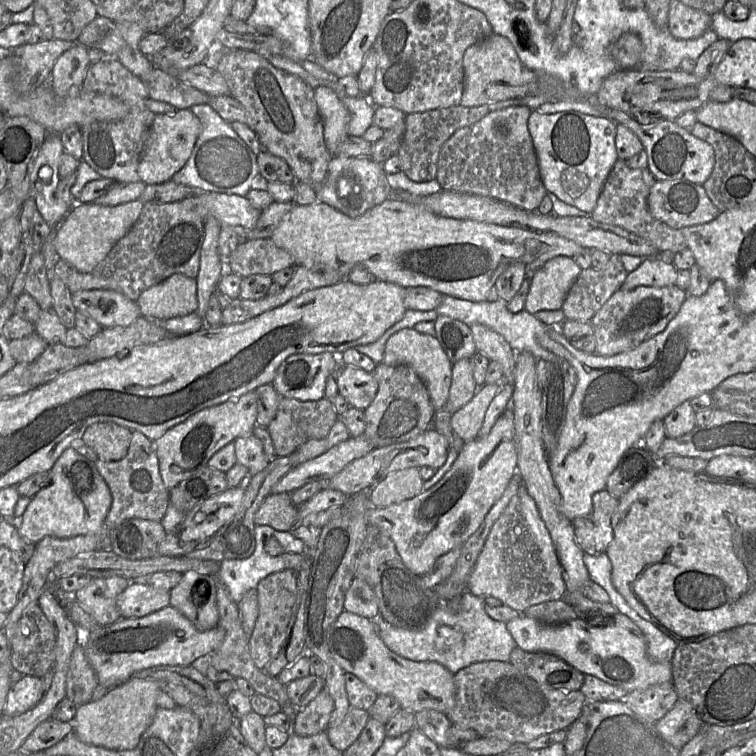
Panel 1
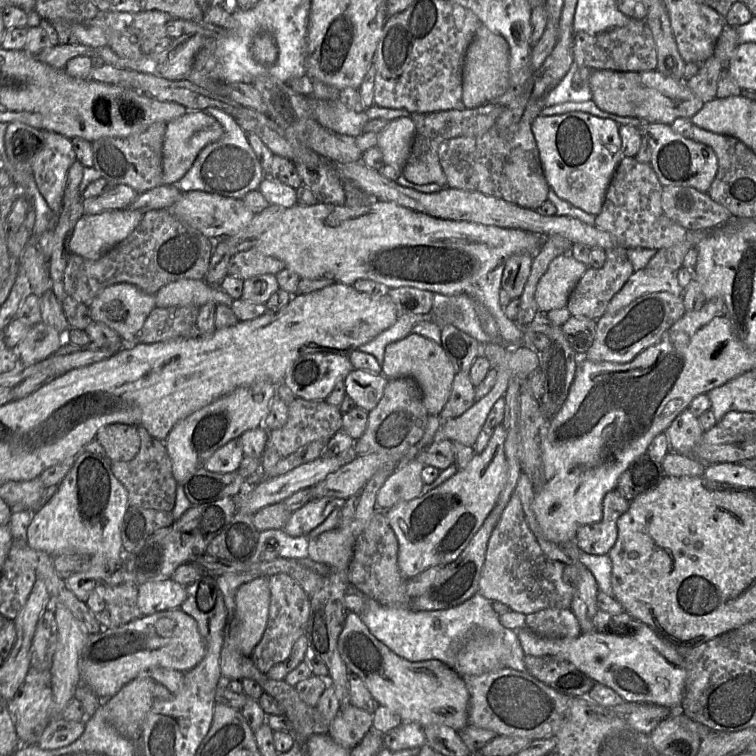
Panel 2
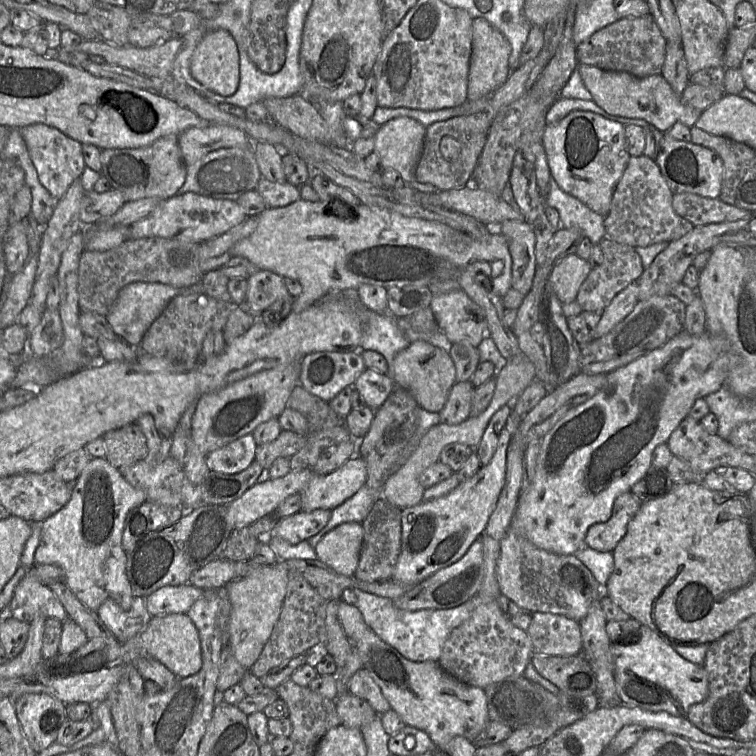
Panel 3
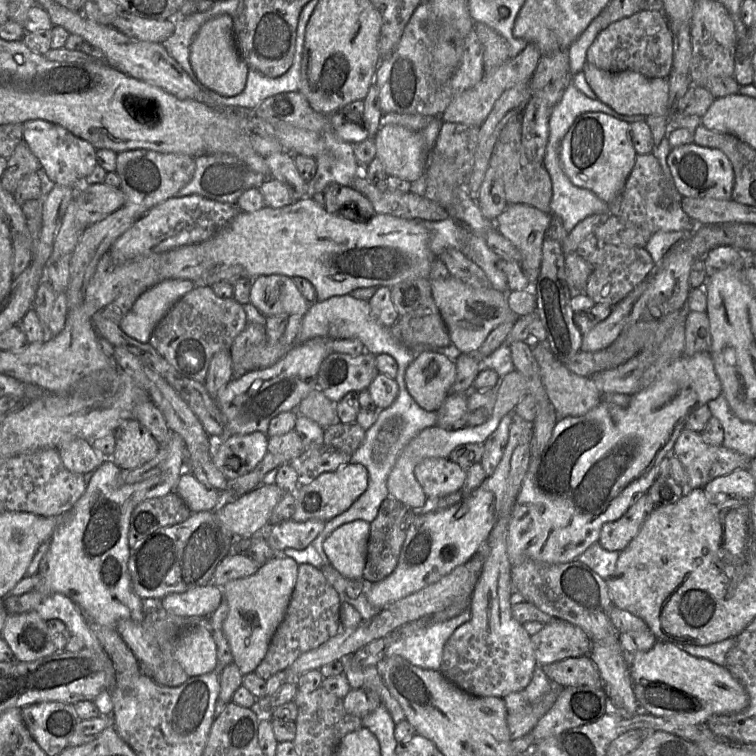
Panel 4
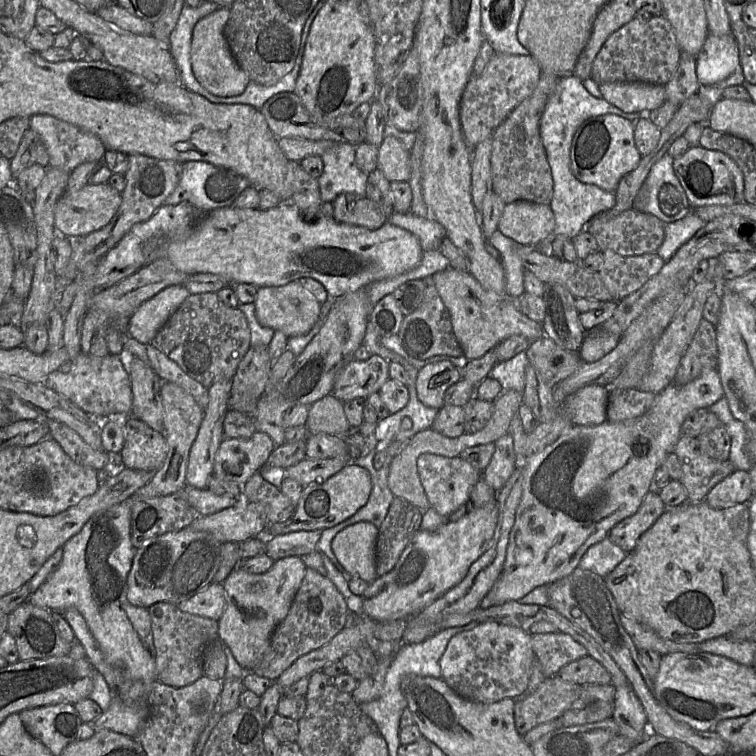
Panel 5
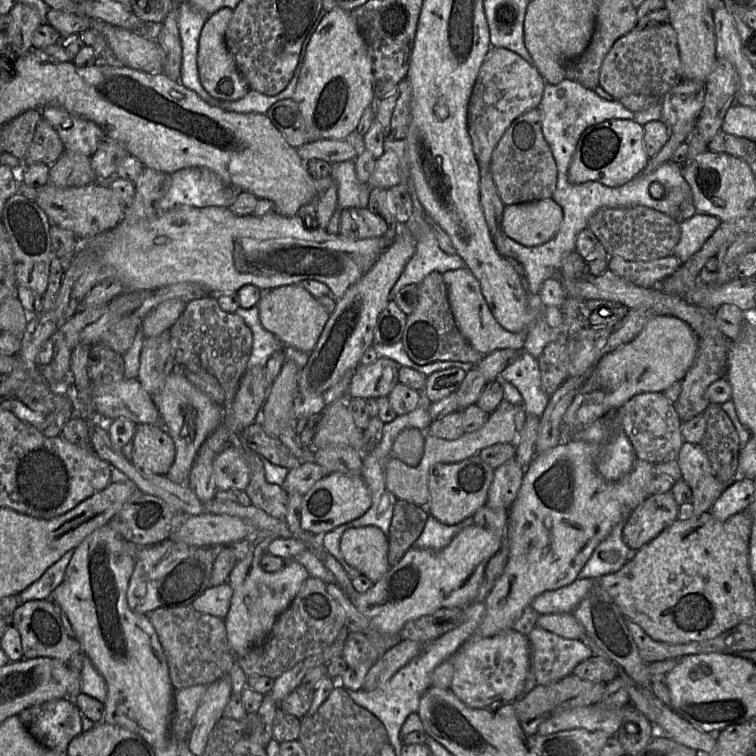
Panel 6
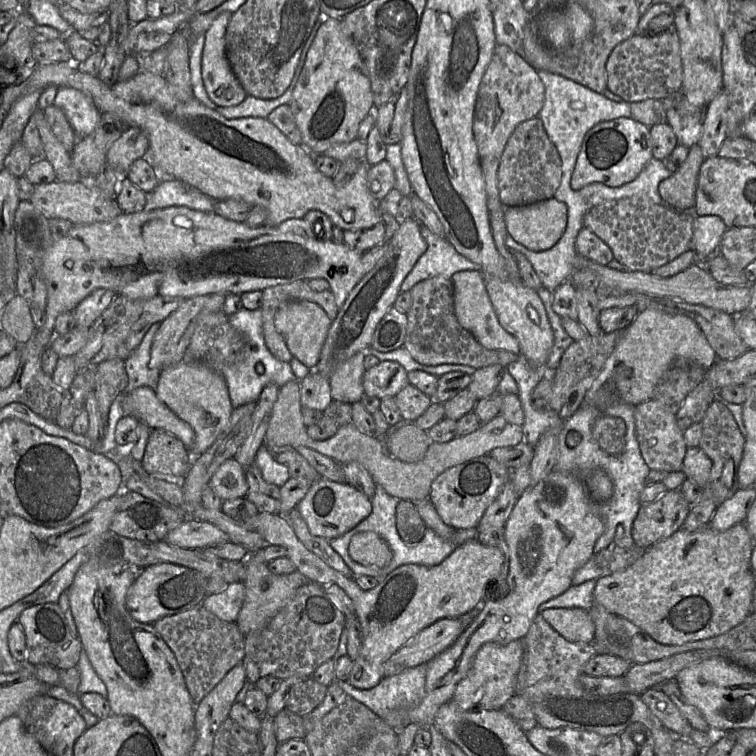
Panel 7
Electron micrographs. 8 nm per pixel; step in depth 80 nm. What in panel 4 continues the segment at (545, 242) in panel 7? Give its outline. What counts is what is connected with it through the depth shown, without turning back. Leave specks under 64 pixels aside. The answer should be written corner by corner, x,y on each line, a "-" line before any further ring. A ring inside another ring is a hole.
508,204
497,218
497,231
520,252
520,266
534,284
540,272
542,244
547,236
552,213
526,204

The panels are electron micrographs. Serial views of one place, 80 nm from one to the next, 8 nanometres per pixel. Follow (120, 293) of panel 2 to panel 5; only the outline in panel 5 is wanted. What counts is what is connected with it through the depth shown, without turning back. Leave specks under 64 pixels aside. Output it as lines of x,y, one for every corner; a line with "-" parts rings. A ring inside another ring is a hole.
183,285
163,289
135,310
129,319
127,333
140,343
151,343
189,295

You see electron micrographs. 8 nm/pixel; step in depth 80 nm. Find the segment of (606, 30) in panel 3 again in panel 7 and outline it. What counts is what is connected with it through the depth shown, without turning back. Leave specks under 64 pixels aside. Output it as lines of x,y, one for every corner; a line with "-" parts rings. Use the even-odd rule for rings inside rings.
673,27
650,37
635,33
613,49
606,63
606,73
607,89
627,103
663,100
676,94
681,91
683,84
678,32

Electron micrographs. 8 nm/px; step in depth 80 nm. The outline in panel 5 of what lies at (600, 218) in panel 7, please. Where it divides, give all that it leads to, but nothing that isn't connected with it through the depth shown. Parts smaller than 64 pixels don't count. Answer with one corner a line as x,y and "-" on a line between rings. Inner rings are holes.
628,209
607,220
591,220
585,228
596,239
601,251
610,249
623,256
656,253
664,241
666,223
653,214

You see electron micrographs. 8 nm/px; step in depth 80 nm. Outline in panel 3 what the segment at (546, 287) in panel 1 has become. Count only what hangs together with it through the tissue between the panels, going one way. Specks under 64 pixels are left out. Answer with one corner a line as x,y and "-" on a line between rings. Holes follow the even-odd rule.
576,254
560,259
552,268
548,282
562,304
576,299
578,290
592,267

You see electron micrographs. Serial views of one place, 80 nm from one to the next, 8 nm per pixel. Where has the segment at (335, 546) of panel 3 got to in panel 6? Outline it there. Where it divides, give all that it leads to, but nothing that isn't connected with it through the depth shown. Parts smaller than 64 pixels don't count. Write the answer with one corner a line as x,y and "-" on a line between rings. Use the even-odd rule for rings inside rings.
376,526
347,529
340,540
345,561
373,583
390,569
387,536

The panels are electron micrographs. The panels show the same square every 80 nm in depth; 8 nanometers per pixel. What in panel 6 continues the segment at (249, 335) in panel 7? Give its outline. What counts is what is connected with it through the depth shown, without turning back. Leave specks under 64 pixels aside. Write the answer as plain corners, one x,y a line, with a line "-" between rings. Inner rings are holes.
257,306
249,309
239,307
234,313
243,319
252,332
252,349
246,369
253,367
265,368
270,357
283,344
274,334
262,326

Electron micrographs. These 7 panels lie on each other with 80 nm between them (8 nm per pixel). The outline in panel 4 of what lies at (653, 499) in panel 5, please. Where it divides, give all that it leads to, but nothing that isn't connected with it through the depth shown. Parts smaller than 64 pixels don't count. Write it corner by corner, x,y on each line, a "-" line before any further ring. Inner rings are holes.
648,494
635,499
621,518
602,526
598,543
606,550
621,552
639,533
655,507
655,503

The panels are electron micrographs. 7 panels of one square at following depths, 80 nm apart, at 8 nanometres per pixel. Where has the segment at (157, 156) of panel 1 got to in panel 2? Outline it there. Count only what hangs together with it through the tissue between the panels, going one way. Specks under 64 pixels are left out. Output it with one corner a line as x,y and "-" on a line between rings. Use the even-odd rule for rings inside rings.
187,111
166,124
162,147
162,174
164,184
176,184
188,172
200,151
223,136
221,124
204,111

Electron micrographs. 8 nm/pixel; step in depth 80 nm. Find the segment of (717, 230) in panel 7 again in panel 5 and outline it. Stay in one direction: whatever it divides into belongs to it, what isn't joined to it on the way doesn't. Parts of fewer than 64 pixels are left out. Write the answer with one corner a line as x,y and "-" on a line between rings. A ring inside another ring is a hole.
691,212
683,219
666,224
665,237
657,250
657,255
665,261
669,260
677,250
690,240
696,232
706,225
706,221

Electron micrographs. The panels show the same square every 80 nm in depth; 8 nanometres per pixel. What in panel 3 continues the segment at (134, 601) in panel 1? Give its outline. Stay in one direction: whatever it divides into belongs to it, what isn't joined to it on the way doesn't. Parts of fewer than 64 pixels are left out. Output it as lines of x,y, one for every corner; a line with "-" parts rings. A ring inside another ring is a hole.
190,584
164,586
145,597
147,611
152,617
168,614
186,614
204,594
204,590

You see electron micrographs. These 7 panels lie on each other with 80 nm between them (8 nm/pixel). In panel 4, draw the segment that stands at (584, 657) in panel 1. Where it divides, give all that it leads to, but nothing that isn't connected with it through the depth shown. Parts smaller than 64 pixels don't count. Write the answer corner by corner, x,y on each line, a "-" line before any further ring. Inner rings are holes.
657,640
646,652
624,653
640,710
677,723
705,725
713,715
733,714
749,705
743,685
725,666
689,655
678,644

